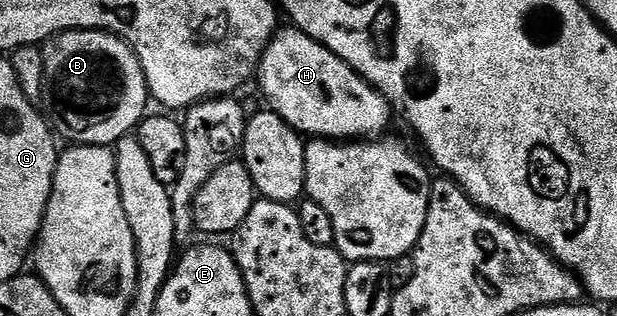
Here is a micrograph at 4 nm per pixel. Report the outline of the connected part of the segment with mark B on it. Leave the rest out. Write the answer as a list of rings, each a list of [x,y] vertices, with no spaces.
[[[66,30],[62,34],[55,34],[54,37],[49,38],[47,42],[43,43],[42,49],[44,51],[42,103],[44,102],[45,106],[43,106],[43,109],[46,111],[47,121],[50,123],[53,131],[61,139],[64,137],[65,143],[77,146],[106,146],[112,148],[115,147],[120,139],[129,137],[139,127],[141,120],[146,117],[146,111],[149,109],[147,106],[148,102],[150,103],[150,95],[142,64],[136,59],[136,53],[129,48],[127,42],[123,42],[115,34],[109,34],[107,30]]]

